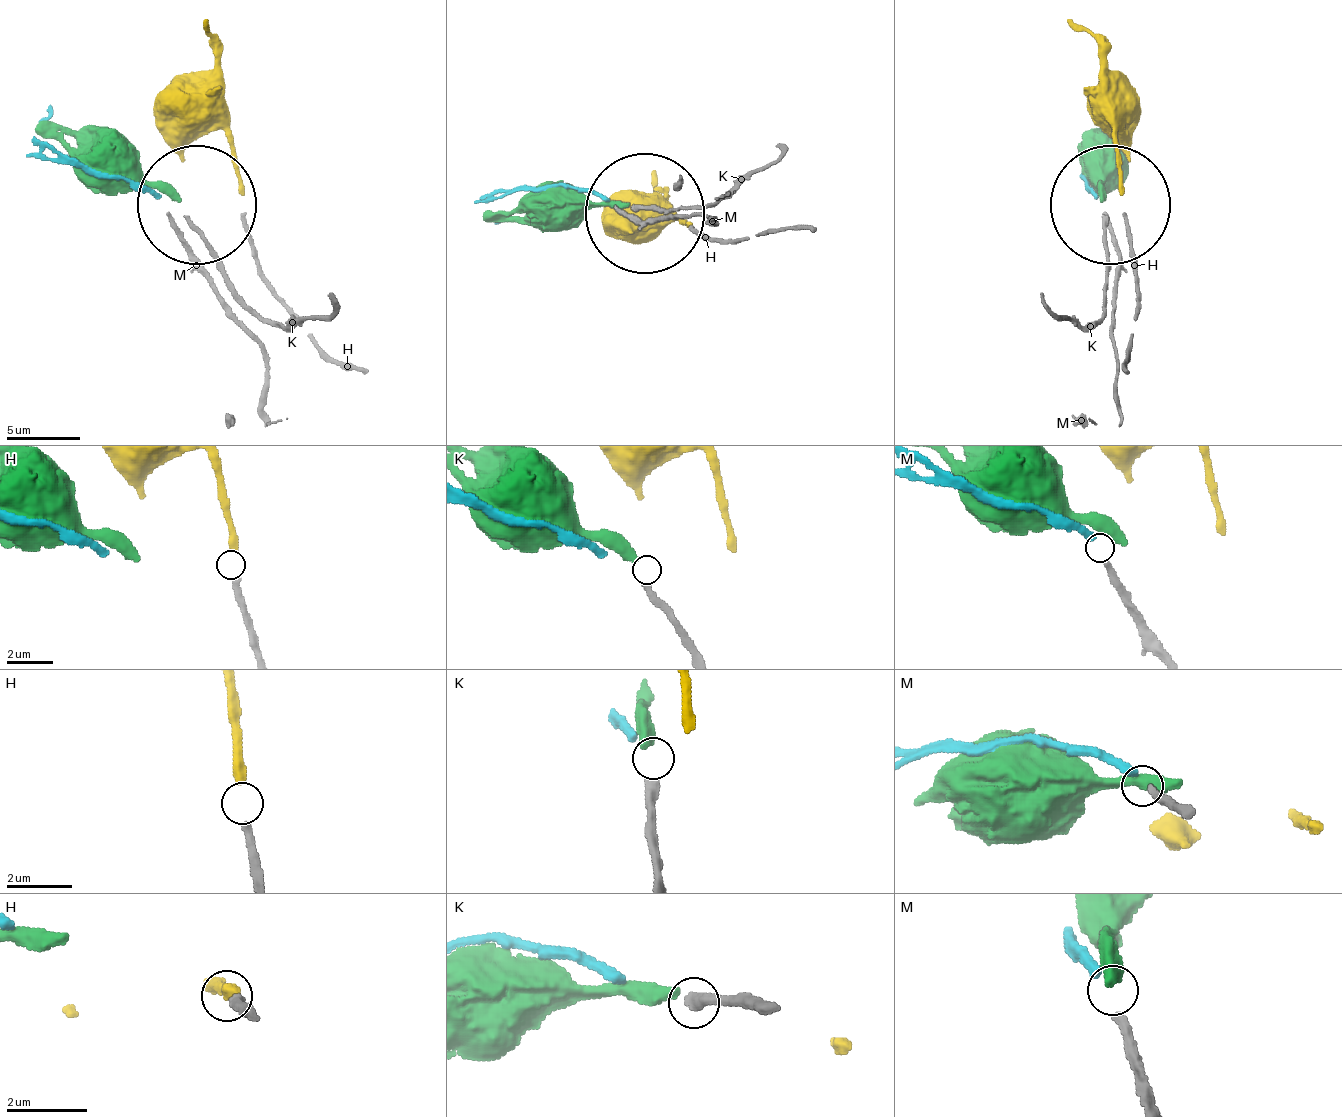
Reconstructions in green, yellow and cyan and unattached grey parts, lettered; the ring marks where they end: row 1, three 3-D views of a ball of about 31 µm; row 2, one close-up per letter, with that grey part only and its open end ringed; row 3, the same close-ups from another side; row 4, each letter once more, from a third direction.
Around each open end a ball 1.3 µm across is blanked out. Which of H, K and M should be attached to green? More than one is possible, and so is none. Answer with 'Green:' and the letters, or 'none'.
Green: K

